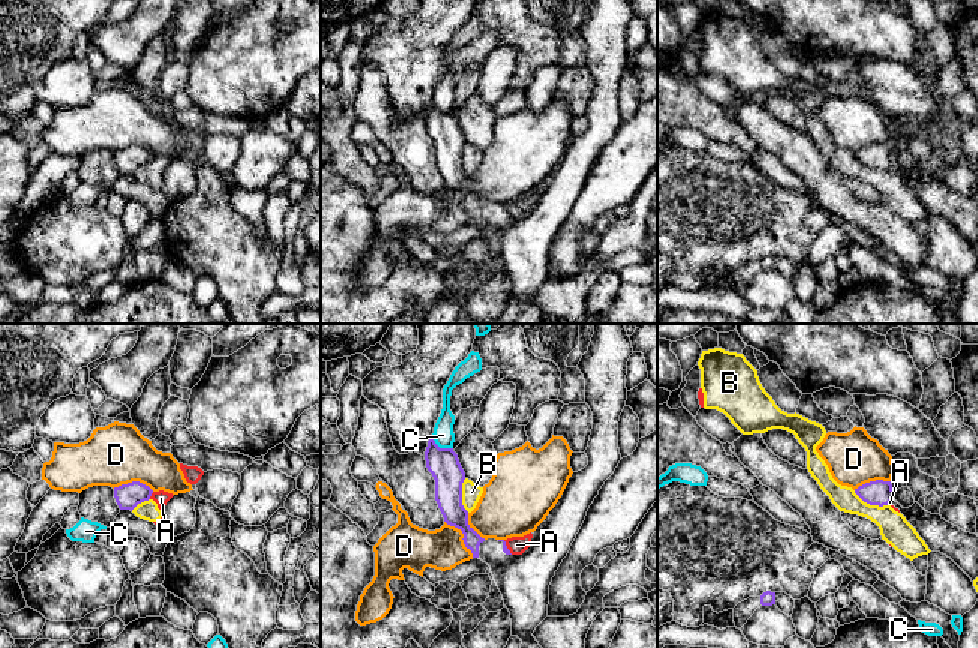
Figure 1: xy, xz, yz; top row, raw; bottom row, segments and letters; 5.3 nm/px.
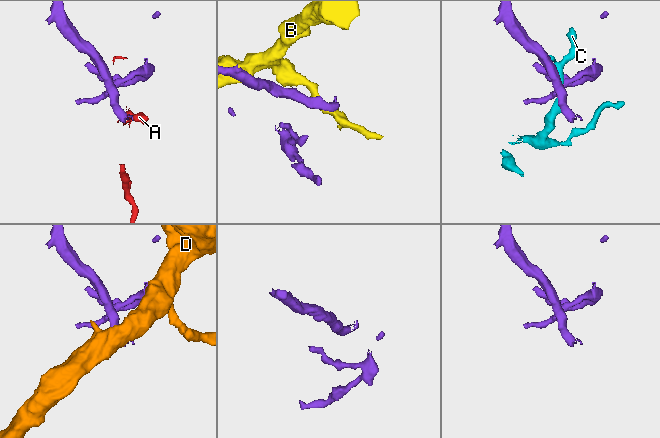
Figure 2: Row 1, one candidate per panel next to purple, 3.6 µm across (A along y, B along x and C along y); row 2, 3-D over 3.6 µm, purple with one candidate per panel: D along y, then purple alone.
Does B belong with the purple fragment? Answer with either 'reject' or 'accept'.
reject

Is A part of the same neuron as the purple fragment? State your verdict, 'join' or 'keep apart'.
keep apart

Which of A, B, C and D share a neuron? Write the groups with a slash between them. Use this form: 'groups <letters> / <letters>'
groups A B / C / D

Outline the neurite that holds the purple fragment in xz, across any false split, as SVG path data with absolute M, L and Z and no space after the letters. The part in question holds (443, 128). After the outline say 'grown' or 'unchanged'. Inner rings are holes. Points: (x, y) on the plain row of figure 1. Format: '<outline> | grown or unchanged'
M628 0L591 2L588 15L578 28L585 44L585 68L592 76L592 93L585 114L588 129L572 138L561 162L546 183L537 190L530 212L522 219L512 219L504 204L482 202L468 189L468 176L462 170L465 136L459 128L458 118L453 112L440 112L432 102L428 105L424 116L426 132L435 144L435 165L444 186L460 194L464 198L464 208L471 214L472 222L478 222L490 231L504 270L510 276L512 300L518 300L522 304L519 316L513 324L542 324L544 314L538 309L532 297L548 280L549 249L560 228L567 220L590 170L621 124L618 112L618 86L627 64L626 39L627 26L632 18L633 12Z | grown

